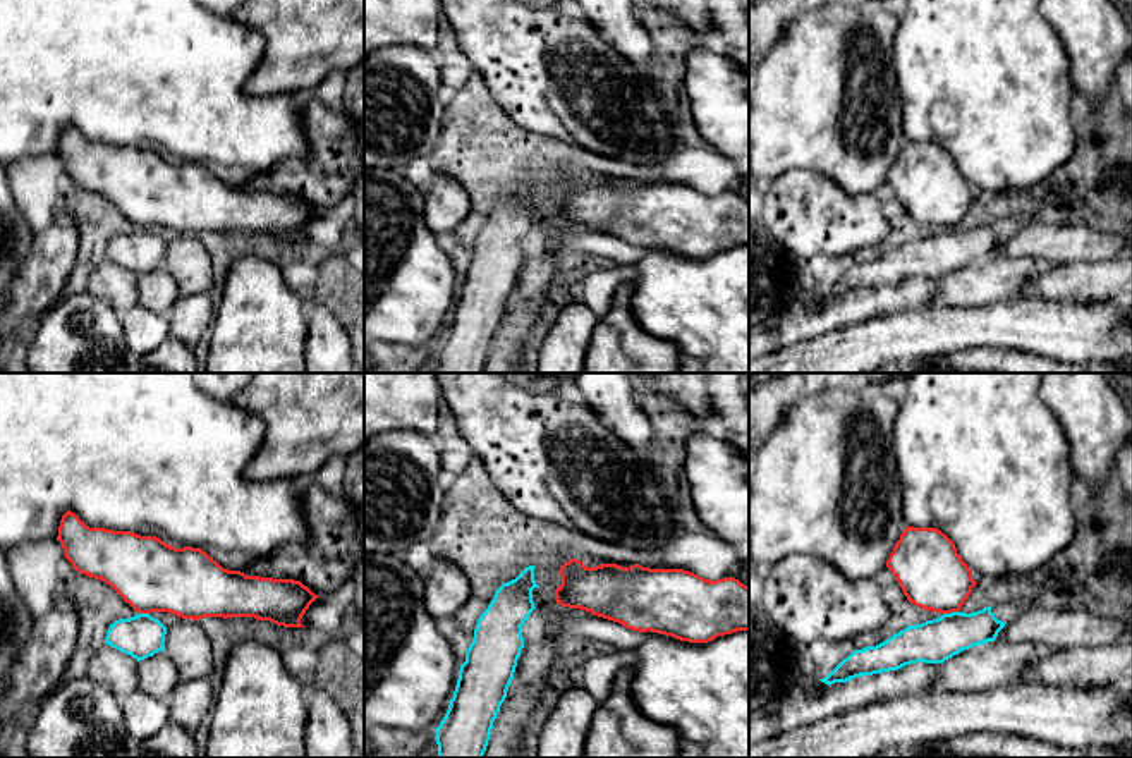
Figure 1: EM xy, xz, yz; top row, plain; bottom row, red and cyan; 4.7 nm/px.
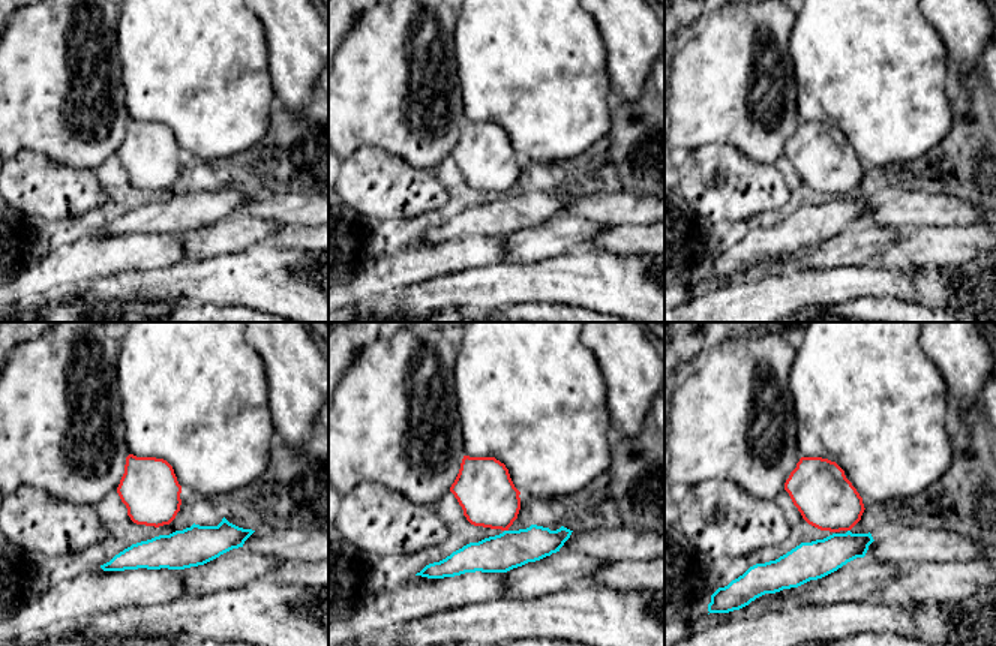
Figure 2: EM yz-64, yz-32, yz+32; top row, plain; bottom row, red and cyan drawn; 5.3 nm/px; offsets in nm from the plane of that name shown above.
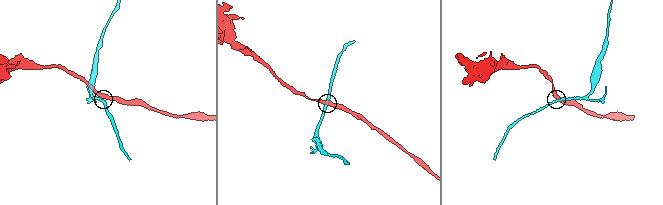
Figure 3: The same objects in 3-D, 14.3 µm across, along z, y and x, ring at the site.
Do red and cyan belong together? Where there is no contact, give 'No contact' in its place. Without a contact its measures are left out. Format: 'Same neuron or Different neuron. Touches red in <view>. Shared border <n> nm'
Different neuron. Touches red in yz. Shared border 70 nm

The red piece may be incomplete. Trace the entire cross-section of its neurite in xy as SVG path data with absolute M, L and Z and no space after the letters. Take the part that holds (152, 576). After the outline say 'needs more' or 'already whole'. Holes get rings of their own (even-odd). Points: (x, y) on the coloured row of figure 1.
M70 510L62 516L57 541L77 572L105 581L139 614L168 612L192 620L254 617L283 627L304 627L301 619L318 598L301 581L228 571L201 548L175 548L156 536L89 528Z; already whole

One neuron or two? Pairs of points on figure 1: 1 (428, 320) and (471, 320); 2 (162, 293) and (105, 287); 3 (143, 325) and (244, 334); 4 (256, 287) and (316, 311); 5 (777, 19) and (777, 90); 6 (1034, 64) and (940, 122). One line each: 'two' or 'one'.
1: two
2: one
3: two
4: two
5: two
6: one

